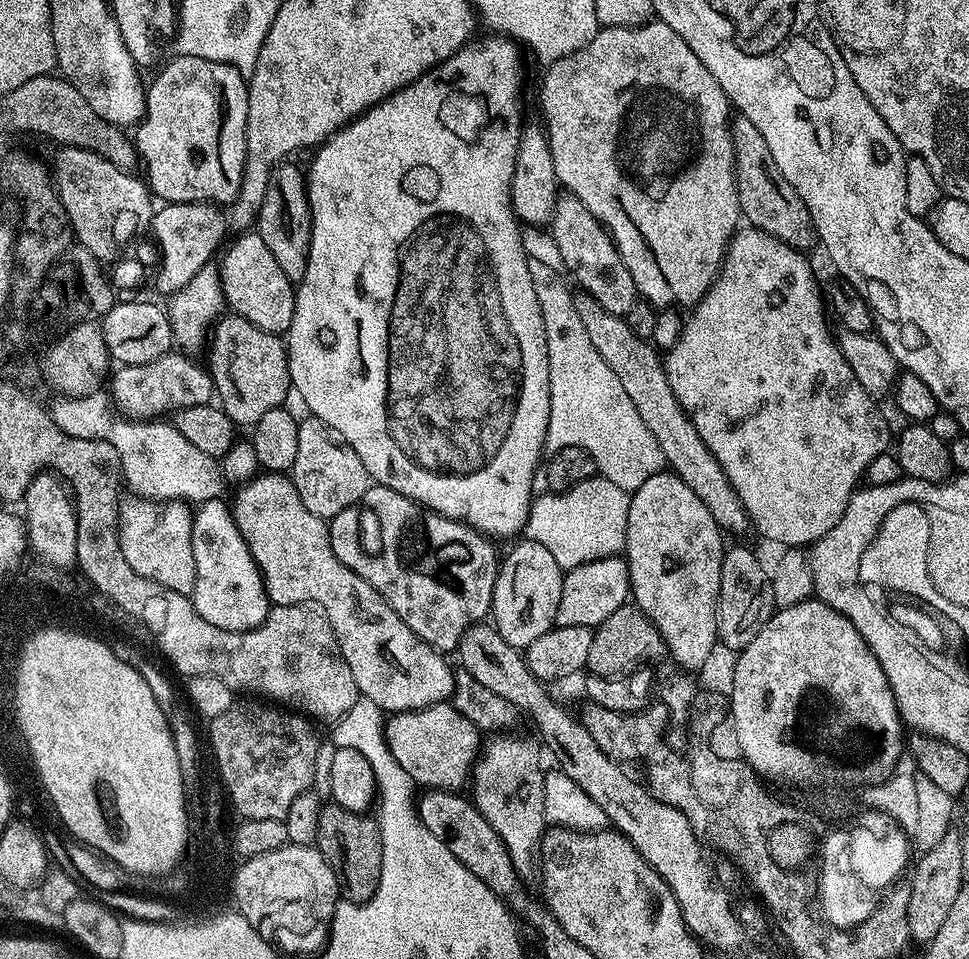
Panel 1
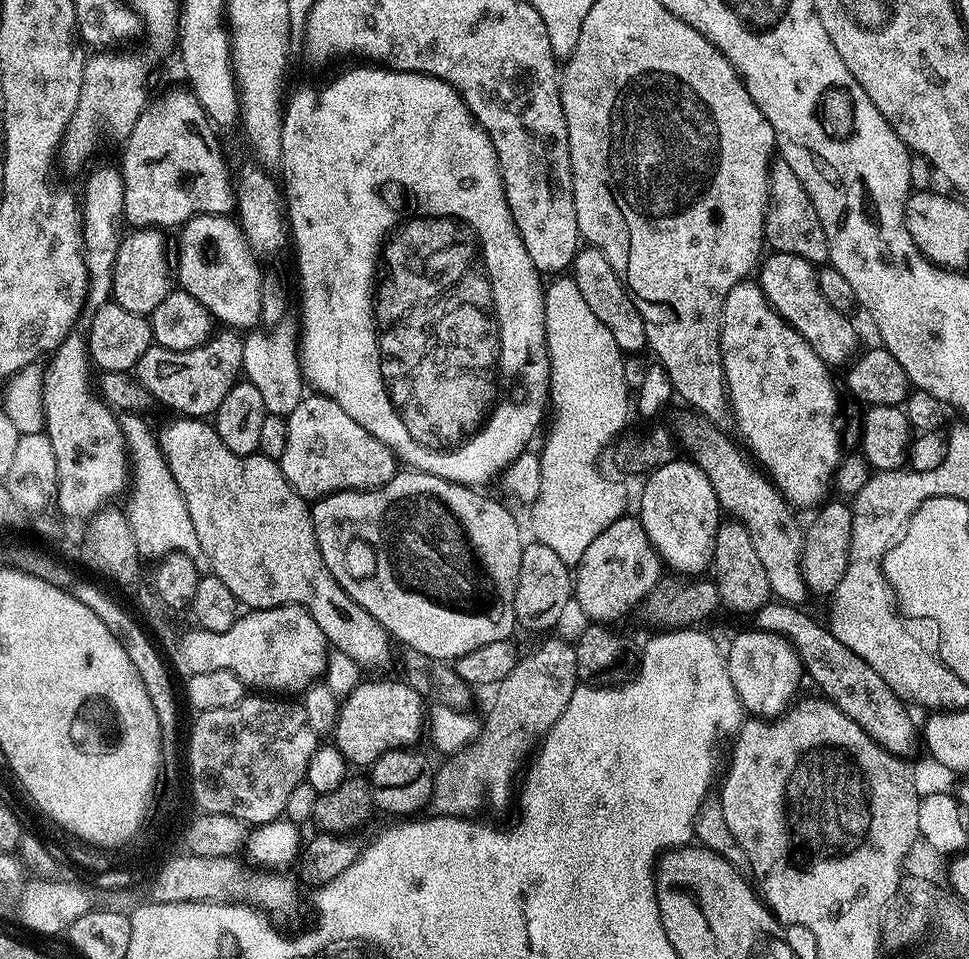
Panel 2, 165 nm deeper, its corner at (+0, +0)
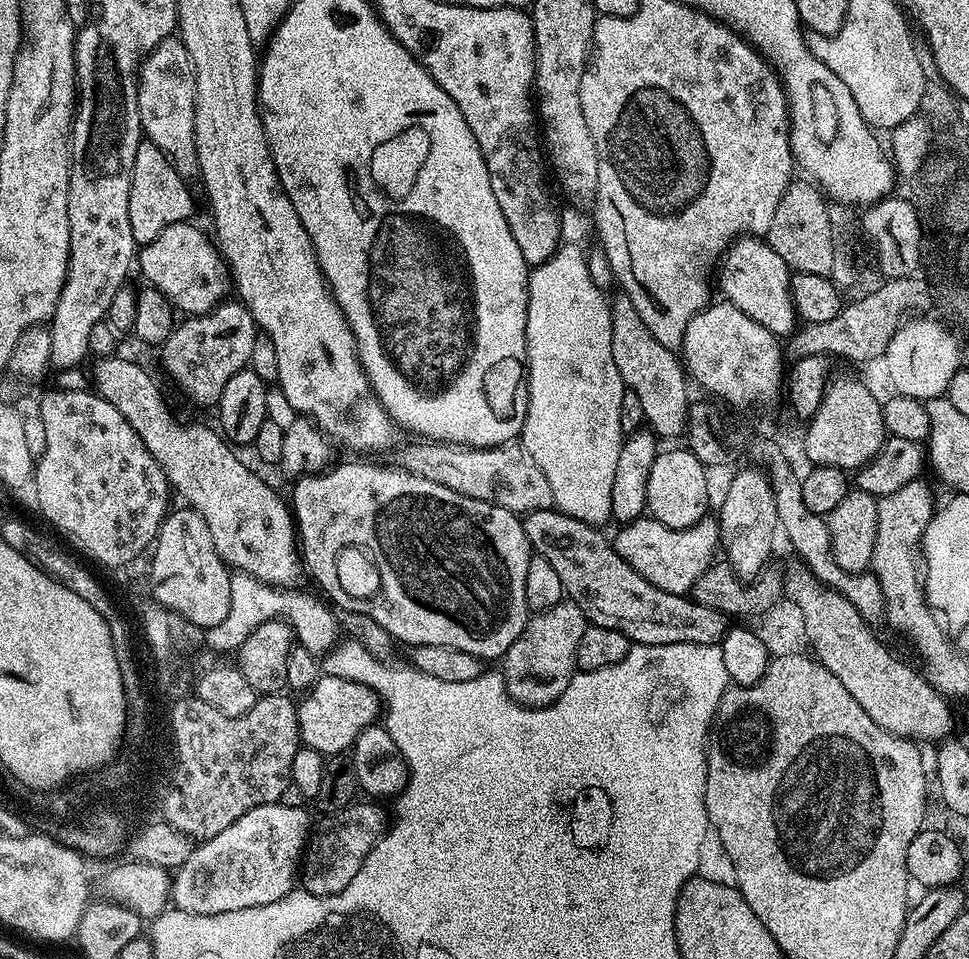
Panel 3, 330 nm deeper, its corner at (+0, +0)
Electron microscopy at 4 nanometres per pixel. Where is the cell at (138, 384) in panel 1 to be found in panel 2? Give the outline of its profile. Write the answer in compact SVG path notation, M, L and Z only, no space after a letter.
M220 331L194 350L166 350L153 346L142 354L134 372L157 405L165 404L184 418L208 418L222 406L222 398L226 398L241 379L244 341L235 331Z

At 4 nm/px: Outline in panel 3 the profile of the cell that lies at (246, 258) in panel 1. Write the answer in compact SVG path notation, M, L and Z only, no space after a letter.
M181 222L166 226L158 238L154 238L148 244L143 245L138 252L138 268L145 276L151 287L157 288L171 302L177 313L188 316L205 316L212 311L217 304L221 303L230 292L230 273L228 266L220 254L219 247L214 243L213 237L208 236L200 228L195 228L192 222Z

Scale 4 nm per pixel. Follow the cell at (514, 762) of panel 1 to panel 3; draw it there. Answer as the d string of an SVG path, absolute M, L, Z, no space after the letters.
M563 600L529 617L522 634L511 643L500 662L500 673L510 698L525 708L544 708L566 690L576 673L576 654L587 620L578 606Z

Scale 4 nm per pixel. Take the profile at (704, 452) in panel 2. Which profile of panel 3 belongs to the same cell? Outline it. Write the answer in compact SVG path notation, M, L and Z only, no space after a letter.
M795 566L787 569L784 591L802 610L805 634L811 651L846 690L854 697L854 702L895 736L907 736L917 742L943 742L953 735L952 708L947 699L936 691L931 680L923 671L915 672L908 664L903 664L878 637L872 633L873 625L854 610L841 592L821 584L807 568Z

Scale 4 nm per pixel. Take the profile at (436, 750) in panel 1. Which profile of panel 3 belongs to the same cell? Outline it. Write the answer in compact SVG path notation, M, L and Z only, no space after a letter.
M321 675L316 684L299 697L296 705L303 747L318 750L326 758L347 753L360 731L377 723L381 712L380 697L374 690L346 678Z

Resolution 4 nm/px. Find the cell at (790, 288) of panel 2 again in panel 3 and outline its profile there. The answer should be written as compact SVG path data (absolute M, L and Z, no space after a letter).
M742 236L733 240L719 261L718 276L719 272L718 292L724 295L721 297L727 303L738 306L742 314L754 318L758 326L766 326L766 330L773 332L777 338L787 338L796 332L798 317L792 304L793 273L761 237Z

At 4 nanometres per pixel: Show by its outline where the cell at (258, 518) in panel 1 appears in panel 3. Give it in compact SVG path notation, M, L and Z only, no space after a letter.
M113 354L95 361L96 365L90 368L90 384L94 389L95 395L102 397L106 402L110 402L110 406L114 406L114 410L118 410L118 414L122 414L122 418L126 418L126 422L130 422L130 426L134 426L134 434L138 434L138 438L142 438L142 442L146 446L146 450L150 450L150 454L158 462L158 466L162 466L162 470L166 474L171 491L176 492L180 496L184 496L183 503L187 507L193 508L198 514L202 514L202 518L206 518L206 526L210 530L210 538L214 542L214 550L221 558L224 559L225 564L229 569L245 572L254 578L258 578L262 582L272 584L275 588L290 588L299 585L300 572L302 576L302 552L298 547L298 533L296 530L296 521L292 515L292 509L289 501L284 500L259 476L256 472L251 472L238 457L235 456L233 445L215 427L207 428L204 424L183 424L174 413L168 409L166 401L160 397L160 388L152 381L152 376L140 364L135 364L132 360L123 360L120 354Z

